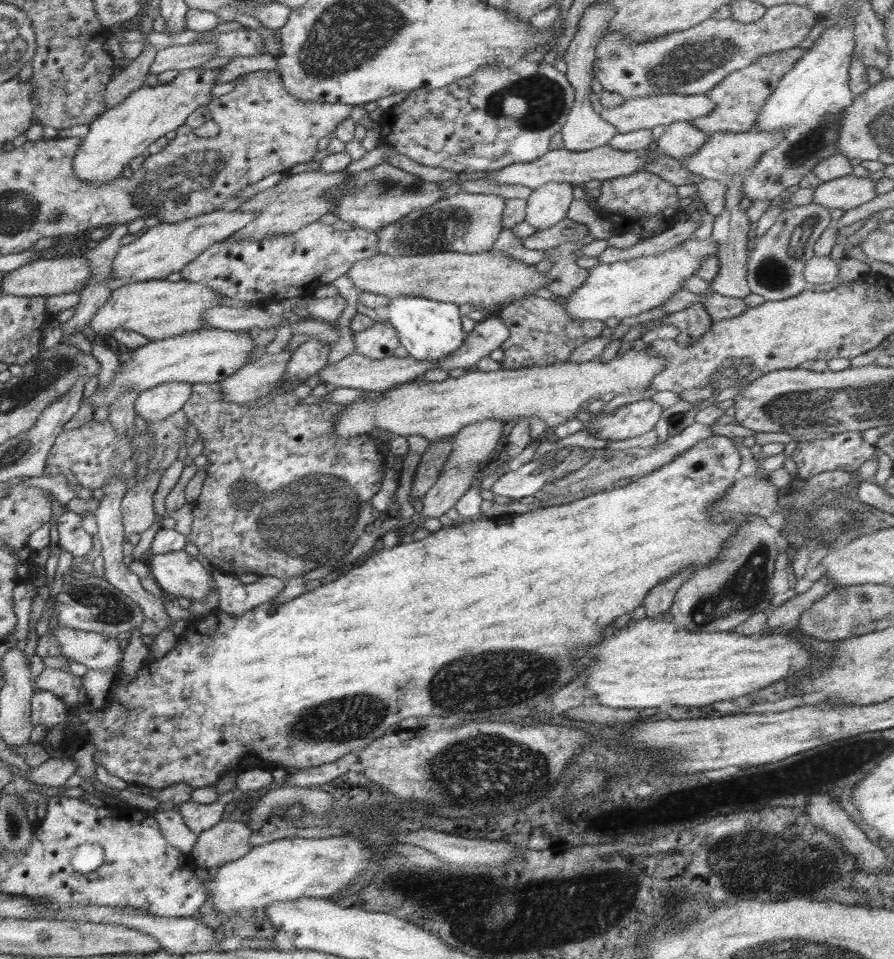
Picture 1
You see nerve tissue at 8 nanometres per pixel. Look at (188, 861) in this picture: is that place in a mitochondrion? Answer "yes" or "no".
no

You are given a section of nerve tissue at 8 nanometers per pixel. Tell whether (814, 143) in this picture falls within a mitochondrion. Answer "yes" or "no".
yes

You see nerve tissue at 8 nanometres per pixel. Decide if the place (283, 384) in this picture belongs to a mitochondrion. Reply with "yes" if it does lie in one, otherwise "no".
no

